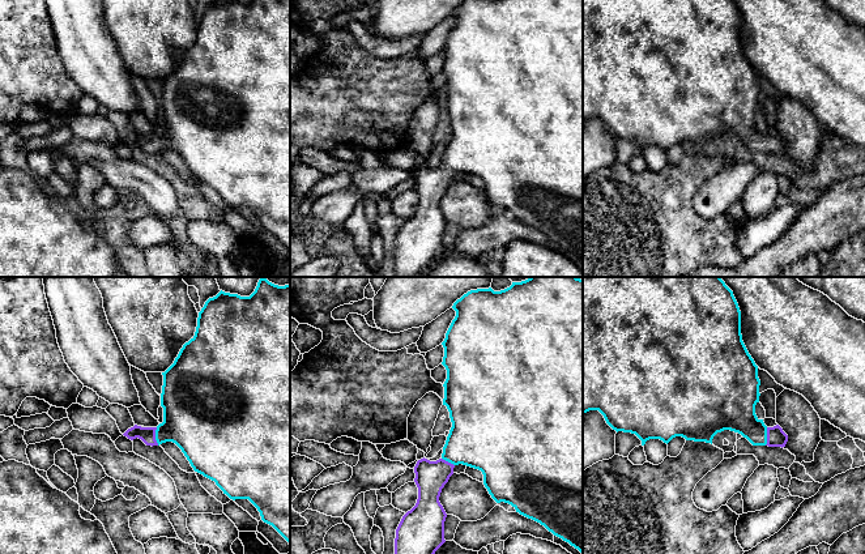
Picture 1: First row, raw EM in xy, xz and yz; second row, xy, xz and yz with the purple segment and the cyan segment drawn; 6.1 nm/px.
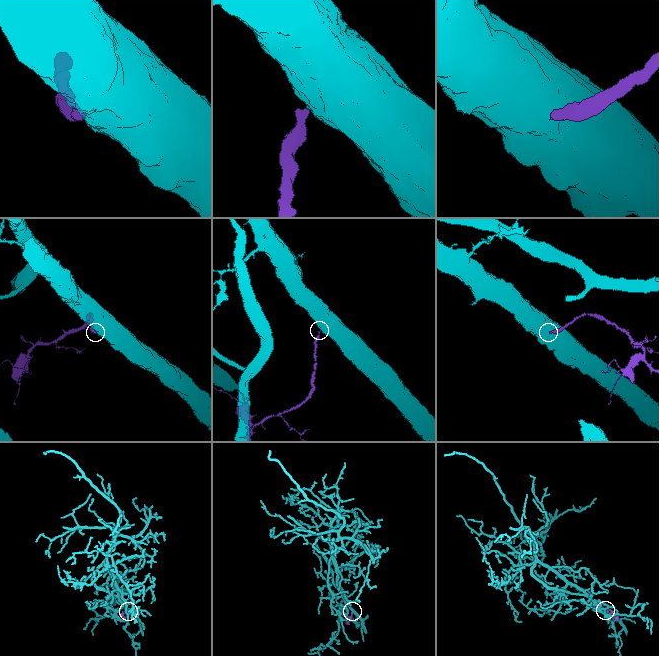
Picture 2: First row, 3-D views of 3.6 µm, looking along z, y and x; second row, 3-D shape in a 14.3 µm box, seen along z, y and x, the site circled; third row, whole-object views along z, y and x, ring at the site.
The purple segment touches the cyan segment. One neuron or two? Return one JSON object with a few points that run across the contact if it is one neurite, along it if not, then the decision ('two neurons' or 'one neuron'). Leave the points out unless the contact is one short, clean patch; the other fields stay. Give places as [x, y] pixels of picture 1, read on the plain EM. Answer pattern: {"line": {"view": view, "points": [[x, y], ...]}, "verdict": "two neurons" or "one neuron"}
{"line": {"view": "xy", "points": [[146, 141], [154, 144], [191, 127]]}, "verdict": "one neuron"}

